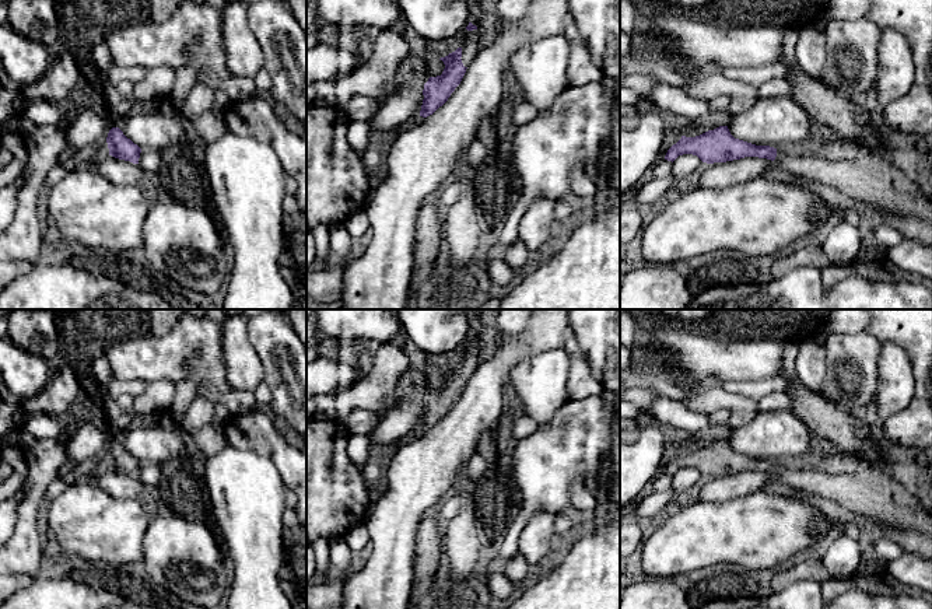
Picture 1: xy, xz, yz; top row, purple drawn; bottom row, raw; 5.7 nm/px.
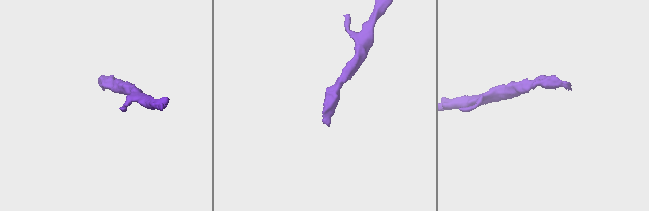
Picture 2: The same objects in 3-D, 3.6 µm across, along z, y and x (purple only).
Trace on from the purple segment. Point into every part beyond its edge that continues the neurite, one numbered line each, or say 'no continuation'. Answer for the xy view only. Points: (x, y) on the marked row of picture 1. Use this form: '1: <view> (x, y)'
no continuation

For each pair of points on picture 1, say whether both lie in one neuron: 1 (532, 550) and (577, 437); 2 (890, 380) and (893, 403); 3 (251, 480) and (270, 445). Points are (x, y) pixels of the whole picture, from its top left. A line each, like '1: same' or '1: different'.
1: different
2: same
3: different

